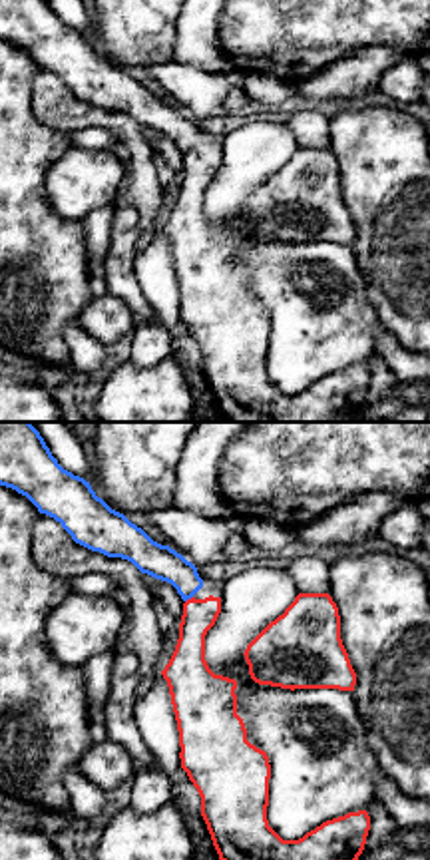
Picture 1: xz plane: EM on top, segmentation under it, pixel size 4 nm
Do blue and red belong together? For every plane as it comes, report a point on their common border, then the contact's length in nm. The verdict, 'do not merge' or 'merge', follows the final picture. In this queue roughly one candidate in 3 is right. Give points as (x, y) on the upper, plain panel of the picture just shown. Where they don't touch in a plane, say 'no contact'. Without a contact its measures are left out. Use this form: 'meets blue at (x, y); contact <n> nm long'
meets blue at (188, 152); contact 40 nm long

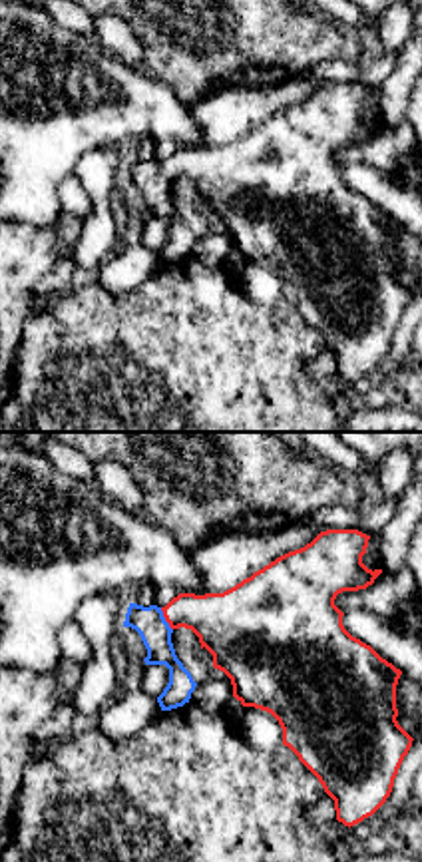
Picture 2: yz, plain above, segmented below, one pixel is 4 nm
meets blue at (164, 174); contact 110 nm long

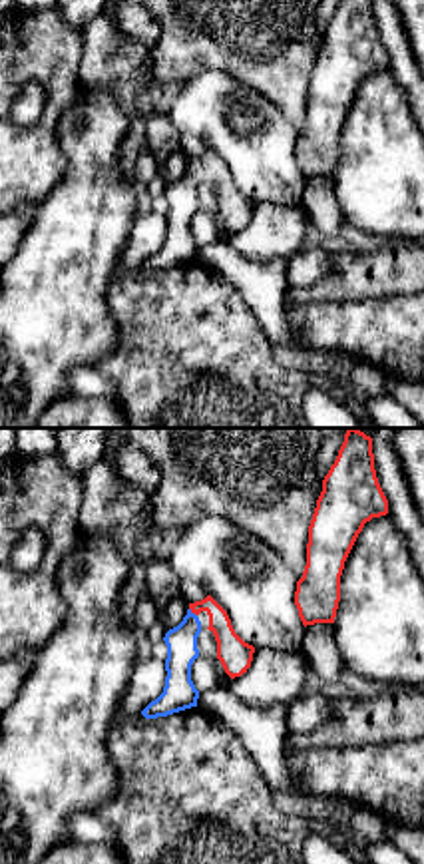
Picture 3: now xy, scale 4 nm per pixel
meets blue at (190, 166); contact 50 nm long

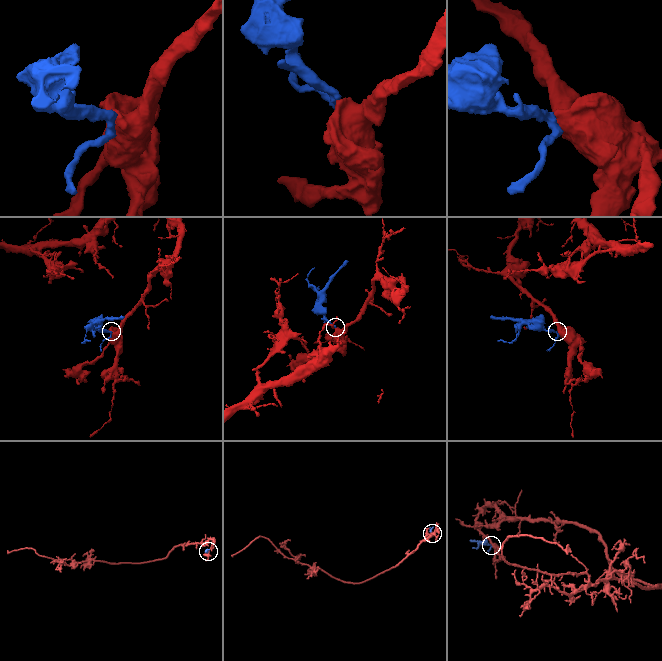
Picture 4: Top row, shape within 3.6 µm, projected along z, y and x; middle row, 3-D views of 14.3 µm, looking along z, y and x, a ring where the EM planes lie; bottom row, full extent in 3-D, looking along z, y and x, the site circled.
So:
merge

